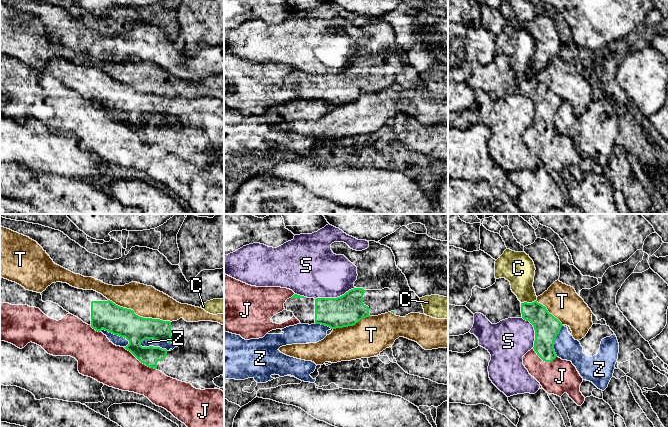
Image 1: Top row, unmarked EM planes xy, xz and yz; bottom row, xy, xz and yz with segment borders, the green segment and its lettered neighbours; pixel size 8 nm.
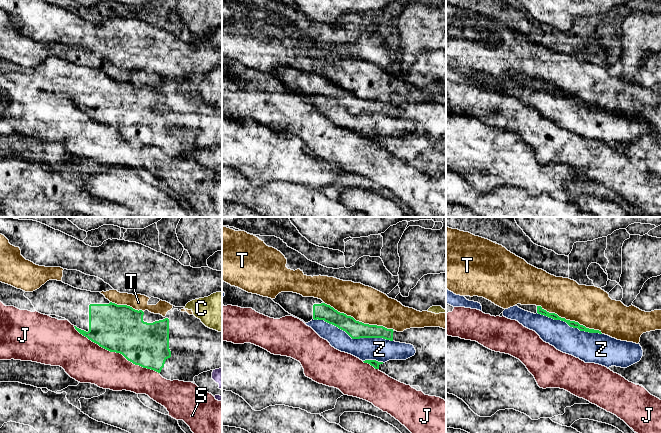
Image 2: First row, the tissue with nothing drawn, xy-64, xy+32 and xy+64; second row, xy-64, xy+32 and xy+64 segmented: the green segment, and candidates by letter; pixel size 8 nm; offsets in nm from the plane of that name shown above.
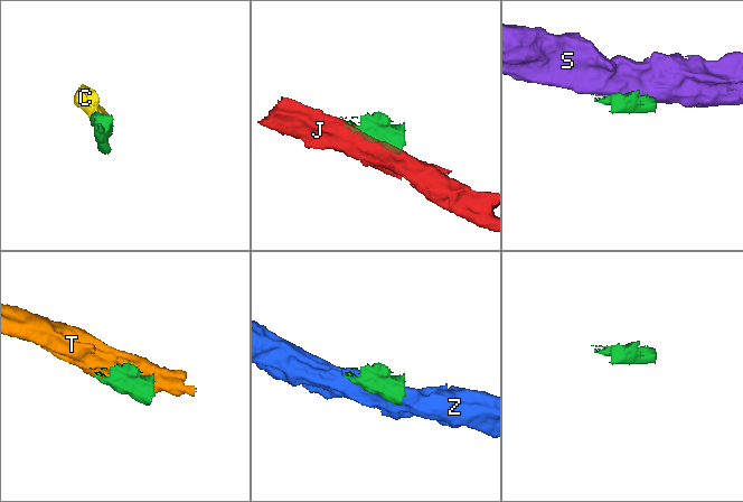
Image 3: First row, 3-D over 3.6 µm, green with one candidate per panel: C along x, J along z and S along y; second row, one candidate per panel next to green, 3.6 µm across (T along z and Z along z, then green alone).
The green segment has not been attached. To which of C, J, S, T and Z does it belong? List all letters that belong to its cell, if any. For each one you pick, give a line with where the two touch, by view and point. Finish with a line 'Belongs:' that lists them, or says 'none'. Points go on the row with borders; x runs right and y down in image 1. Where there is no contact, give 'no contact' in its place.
Belongs: none

